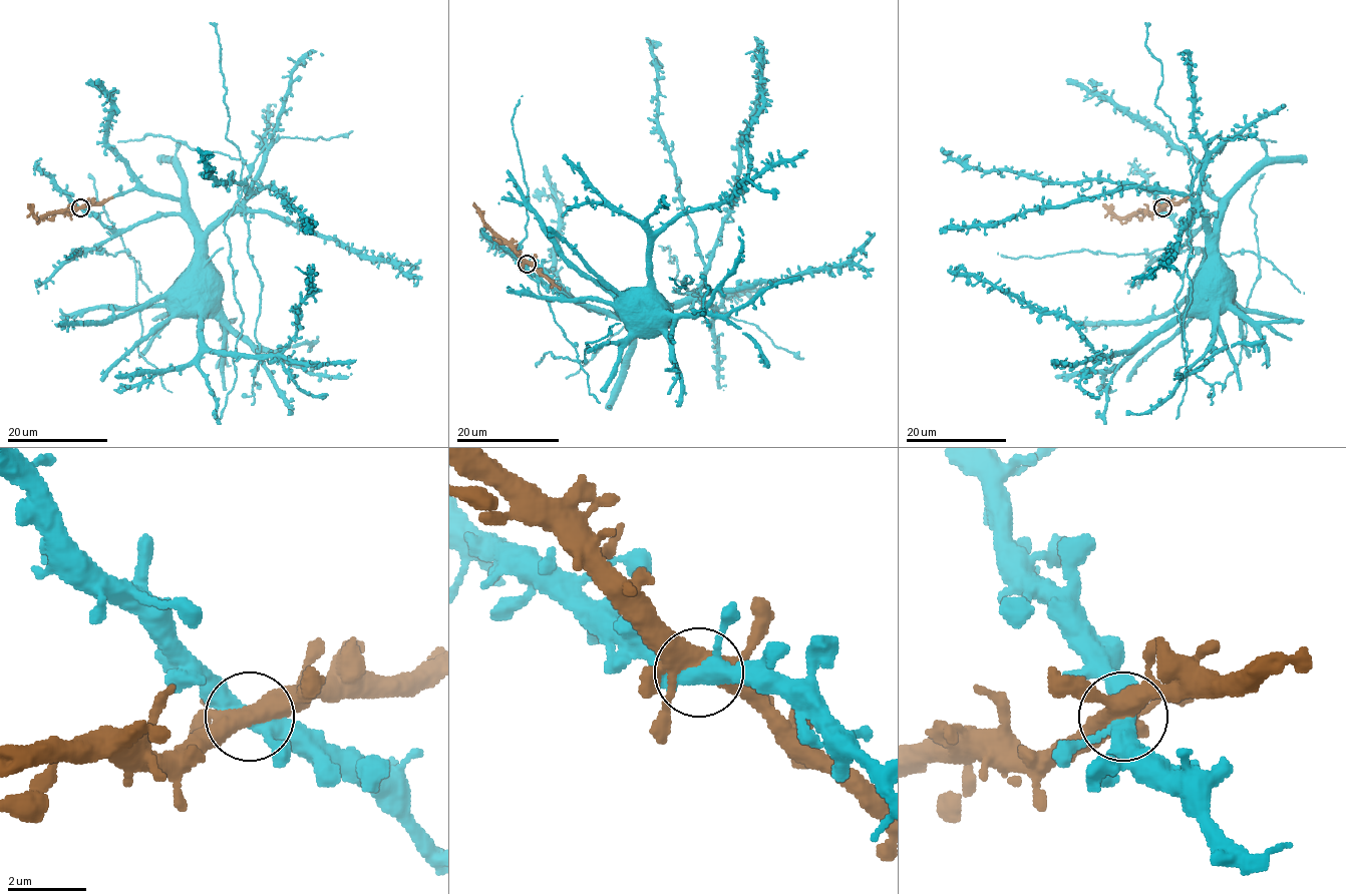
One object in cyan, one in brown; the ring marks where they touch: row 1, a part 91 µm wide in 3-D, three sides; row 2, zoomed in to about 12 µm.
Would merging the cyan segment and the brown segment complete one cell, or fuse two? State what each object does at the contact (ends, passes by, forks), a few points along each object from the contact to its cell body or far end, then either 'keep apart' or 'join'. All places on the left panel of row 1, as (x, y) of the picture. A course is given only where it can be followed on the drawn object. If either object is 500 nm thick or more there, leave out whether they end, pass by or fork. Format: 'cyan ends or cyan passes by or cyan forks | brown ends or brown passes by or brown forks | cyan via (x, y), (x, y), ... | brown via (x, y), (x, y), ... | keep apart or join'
cyan forks | brown forks | cyan via (79, 207), (118, 230), (180, 214), (195, 238), (184, 285), (196, 295) | brown via (79, 207), (69, 212), (48, 212), (38, 217), (28, 203) | join

